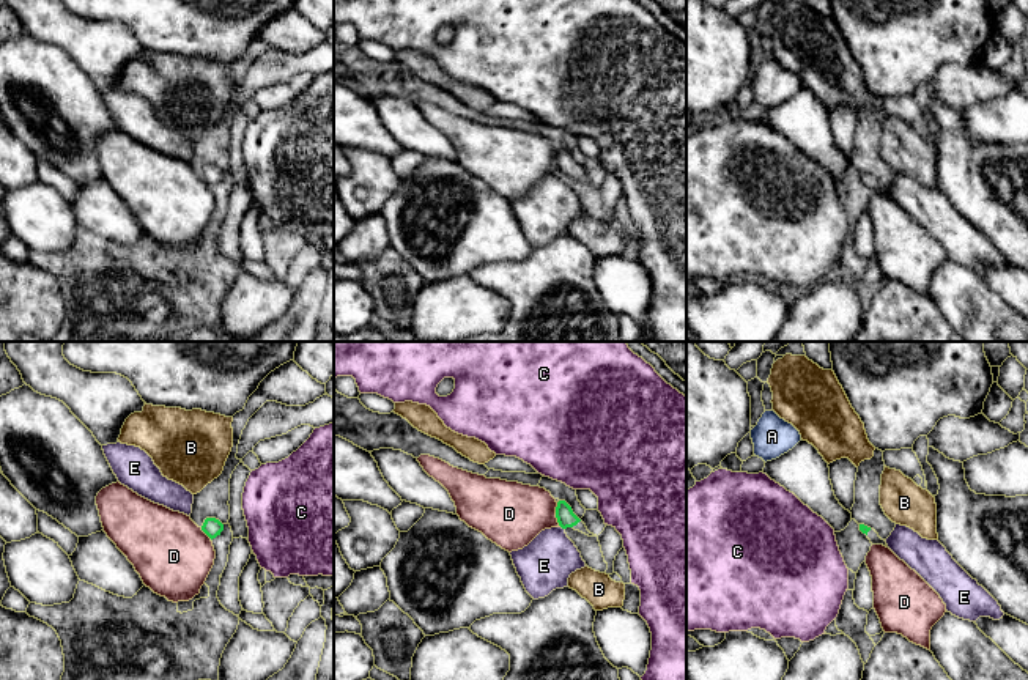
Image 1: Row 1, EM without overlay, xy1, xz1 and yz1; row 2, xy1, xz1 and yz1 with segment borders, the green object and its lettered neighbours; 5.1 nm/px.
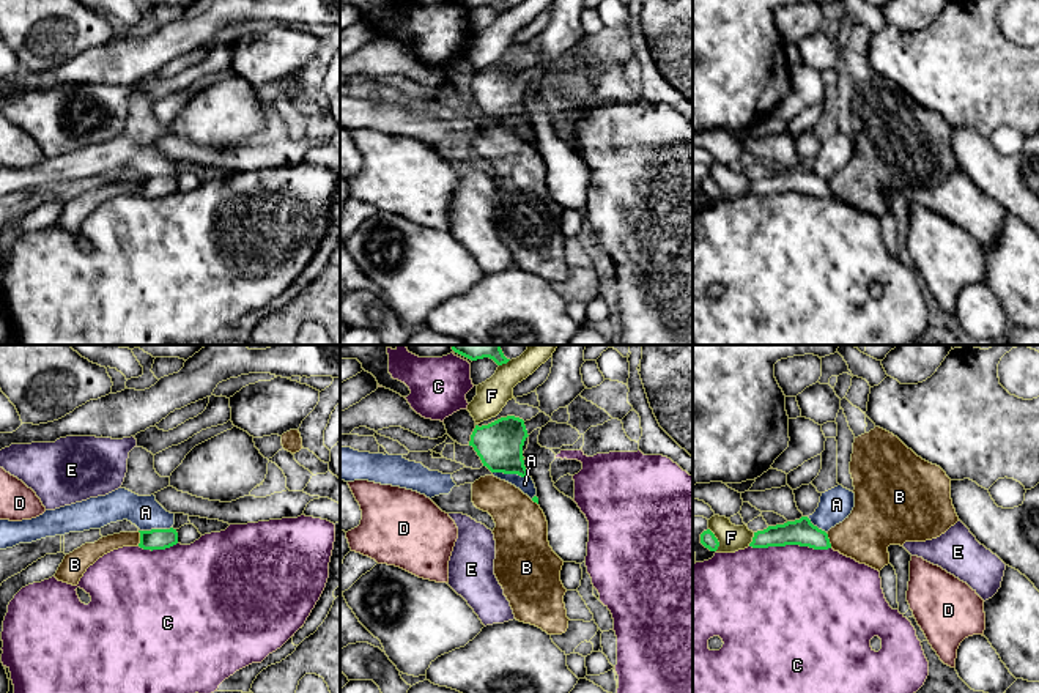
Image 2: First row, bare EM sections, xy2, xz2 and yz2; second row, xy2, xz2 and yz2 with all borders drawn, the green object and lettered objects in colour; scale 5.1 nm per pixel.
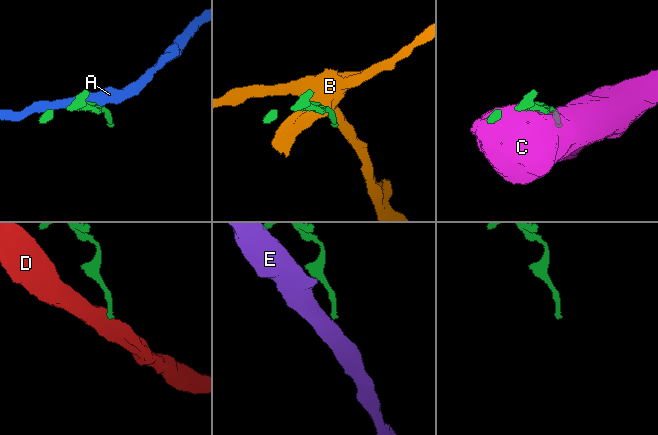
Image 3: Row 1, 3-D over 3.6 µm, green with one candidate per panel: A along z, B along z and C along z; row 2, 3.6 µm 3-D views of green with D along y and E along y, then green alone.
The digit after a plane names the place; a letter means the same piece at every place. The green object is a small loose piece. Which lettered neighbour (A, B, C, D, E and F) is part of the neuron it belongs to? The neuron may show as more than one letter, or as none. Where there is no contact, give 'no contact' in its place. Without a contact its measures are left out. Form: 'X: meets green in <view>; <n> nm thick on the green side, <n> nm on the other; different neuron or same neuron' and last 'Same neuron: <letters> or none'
A: meets green in xz2; 240 nm thick on the green side, 80 nm on the other; different neuron
B: meets green in xy2; 110 nm thick on the green side, 90 nm on the other; different neuron
C: meets green in yz2; 140 nm thick on the green side, 480 nm on the other; different neuron
D: meets green in xz1; 90 nm thick on the green side, 340 nm on the other; different neuron
E: meets green in xz1; 90 nm thick on the green side, 280 nm on the other; different neuron
F: meets green in yz2; 130 nm thick on the green side, 140 nm on the other; different neuron
Same neuron: none

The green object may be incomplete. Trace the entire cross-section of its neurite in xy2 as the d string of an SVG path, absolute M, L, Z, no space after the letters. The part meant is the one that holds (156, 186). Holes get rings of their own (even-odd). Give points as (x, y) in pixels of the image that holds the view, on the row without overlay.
M151 176L151 178L139 178L140 191L139 194L143 197L165 197L178 191L176 176Z

